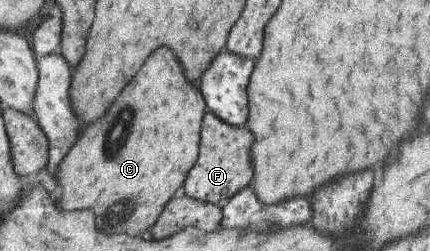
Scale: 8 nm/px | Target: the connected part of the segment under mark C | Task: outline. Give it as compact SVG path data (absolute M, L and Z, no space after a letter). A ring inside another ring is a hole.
M166 47L154 49L138 73L128 81L126 89L118 93L110 109L98 117L98 121L88 123L82 131L78 143L68 150L56 171L56 183L62 193L58 197L58 207L66 211L92 209L96 215L98 229L139 234L154 225L164 204L178 193L199 152L199 129L207 107L198 90L198 84L188 83L182 75L182 67L174 53Z

